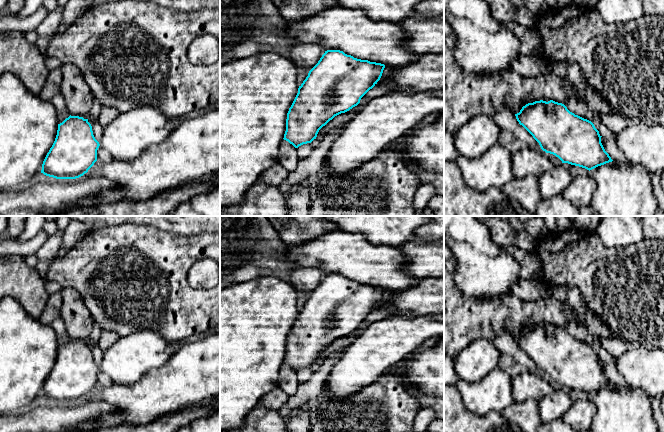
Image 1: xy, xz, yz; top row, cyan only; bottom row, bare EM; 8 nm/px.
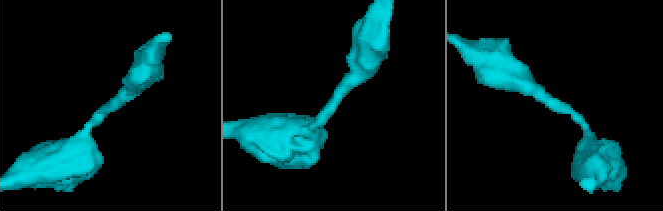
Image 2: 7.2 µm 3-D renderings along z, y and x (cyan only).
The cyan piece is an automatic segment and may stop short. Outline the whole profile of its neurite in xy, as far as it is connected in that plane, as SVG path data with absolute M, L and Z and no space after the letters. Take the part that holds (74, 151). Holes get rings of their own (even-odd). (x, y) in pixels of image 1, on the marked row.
M70 115L58 124L55 141L43 161L41 173L56 179L79 178L97 161L99 146L88 119Z

